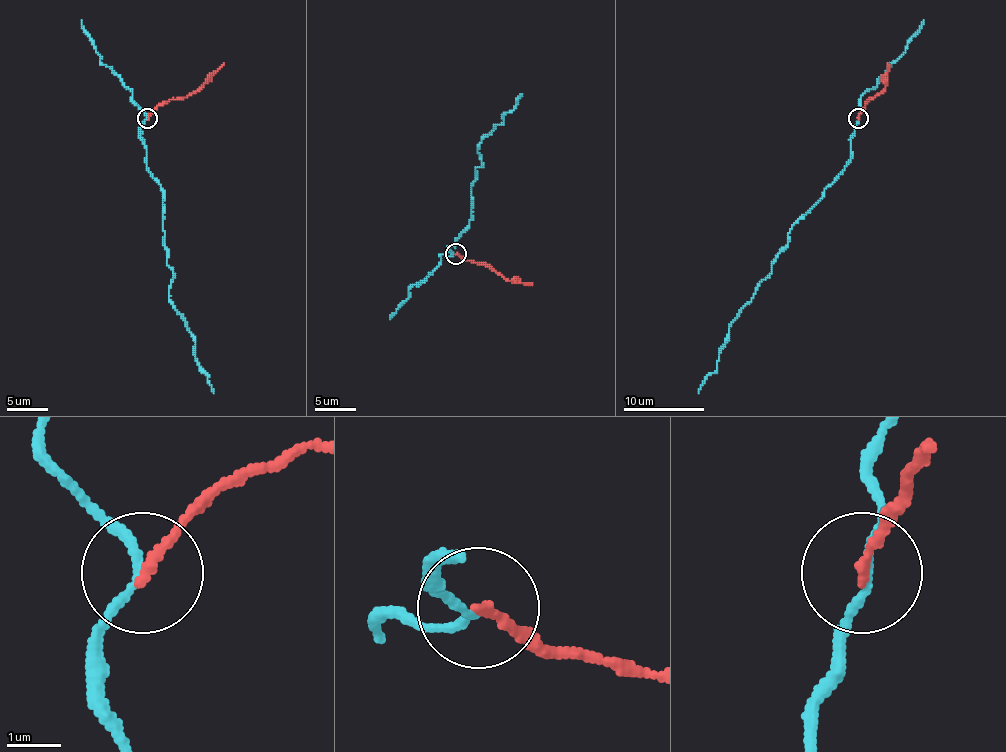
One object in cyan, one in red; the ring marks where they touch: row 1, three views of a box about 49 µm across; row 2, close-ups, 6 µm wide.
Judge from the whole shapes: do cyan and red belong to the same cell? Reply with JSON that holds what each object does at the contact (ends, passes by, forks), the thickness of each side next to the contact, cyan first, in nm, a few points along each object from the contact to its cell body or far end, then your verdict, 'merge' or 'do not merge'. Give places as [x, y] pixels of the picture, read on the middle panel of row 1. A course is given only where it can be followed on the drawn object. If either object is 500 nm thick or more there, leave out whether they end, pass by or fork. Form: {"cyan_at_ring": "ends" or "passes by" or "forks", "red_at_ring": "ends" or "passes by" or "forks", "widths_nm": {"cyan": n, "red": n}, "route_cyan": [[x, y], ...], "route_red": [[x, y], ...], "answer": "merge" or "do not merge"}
{"cyan_at_ring": "passes by", "red_at_ring": "ends", "widths_nm": {"cyan": 140, "red": 180}, "route_cyan": [[455, 254], [449, 248], [471, 220], [471, 187], [475, 169], [481, 167], [477, 145], [522, 94]], "route_red": [[455, 254], [479, 264], [489, 264], [508, 280], [532, 283]], "answer": "do not merge"}

